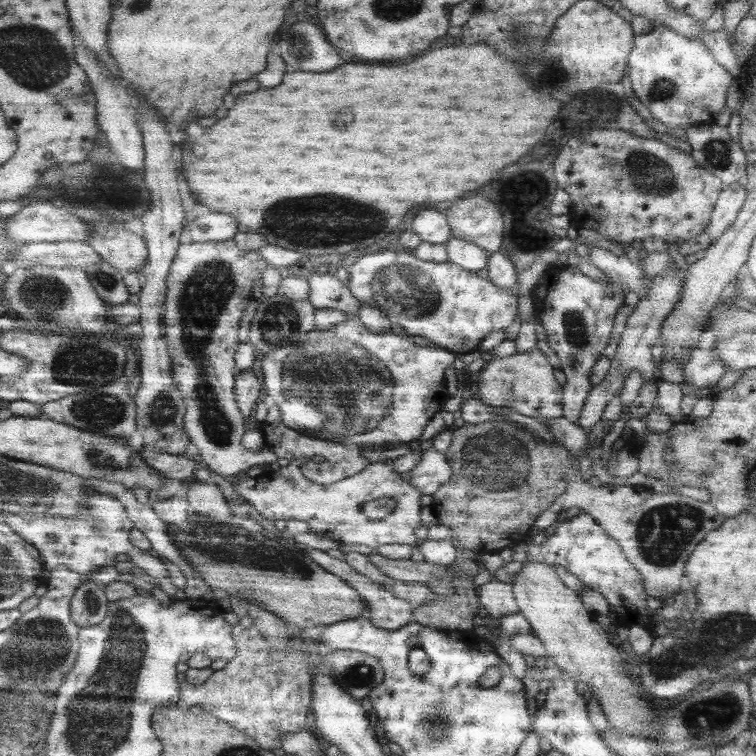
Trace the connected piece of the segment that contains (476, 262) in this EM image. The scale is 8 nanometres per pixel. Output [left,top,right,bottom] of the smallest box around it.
[446,237,489,273]

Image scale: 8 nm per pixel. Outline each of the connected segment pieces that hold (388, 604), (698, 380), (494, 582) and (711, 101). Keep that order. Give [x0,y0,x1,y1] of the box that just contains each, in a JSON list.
[[307,547,416,630],[683,346,727,388],[478,576,519,622],[627,25,734,130]]

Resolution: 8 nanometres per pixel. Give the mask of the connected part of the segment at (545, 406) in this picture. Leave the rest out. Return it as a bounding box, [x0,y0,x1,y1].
[475,346,563,422]

